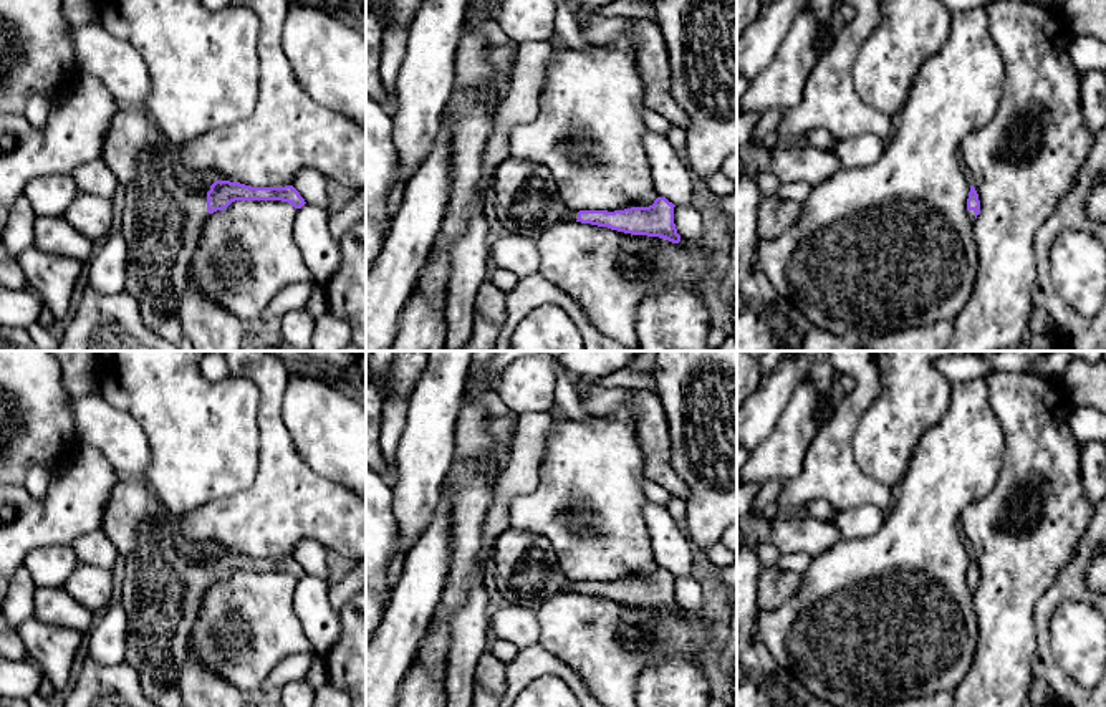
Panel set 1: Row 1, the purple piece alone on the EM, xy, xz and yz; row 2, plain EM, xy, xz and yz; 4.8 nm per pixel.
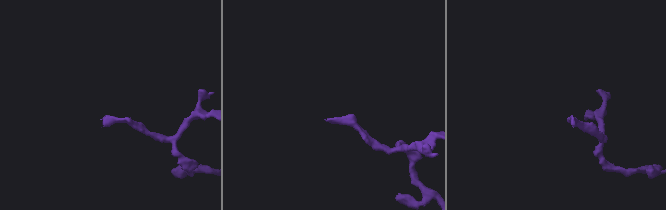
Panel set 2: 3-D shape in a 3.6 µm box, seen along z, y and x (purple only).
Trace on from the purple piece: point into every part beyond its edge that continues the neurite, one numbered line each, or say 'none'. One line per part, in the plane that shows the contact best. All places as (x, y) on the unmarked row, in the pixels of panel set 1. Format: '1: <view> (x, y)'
1: xy (161, 591)

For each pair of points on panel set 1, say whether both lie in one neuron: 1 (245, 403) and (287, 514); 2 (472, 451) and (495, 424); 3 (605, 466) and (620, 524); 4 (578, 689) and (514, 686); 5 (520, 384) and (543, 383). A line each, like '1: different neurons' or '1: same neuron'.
1: different neurons
2: different neurons
3: same neuron
4: same neuron
5: same neuron

